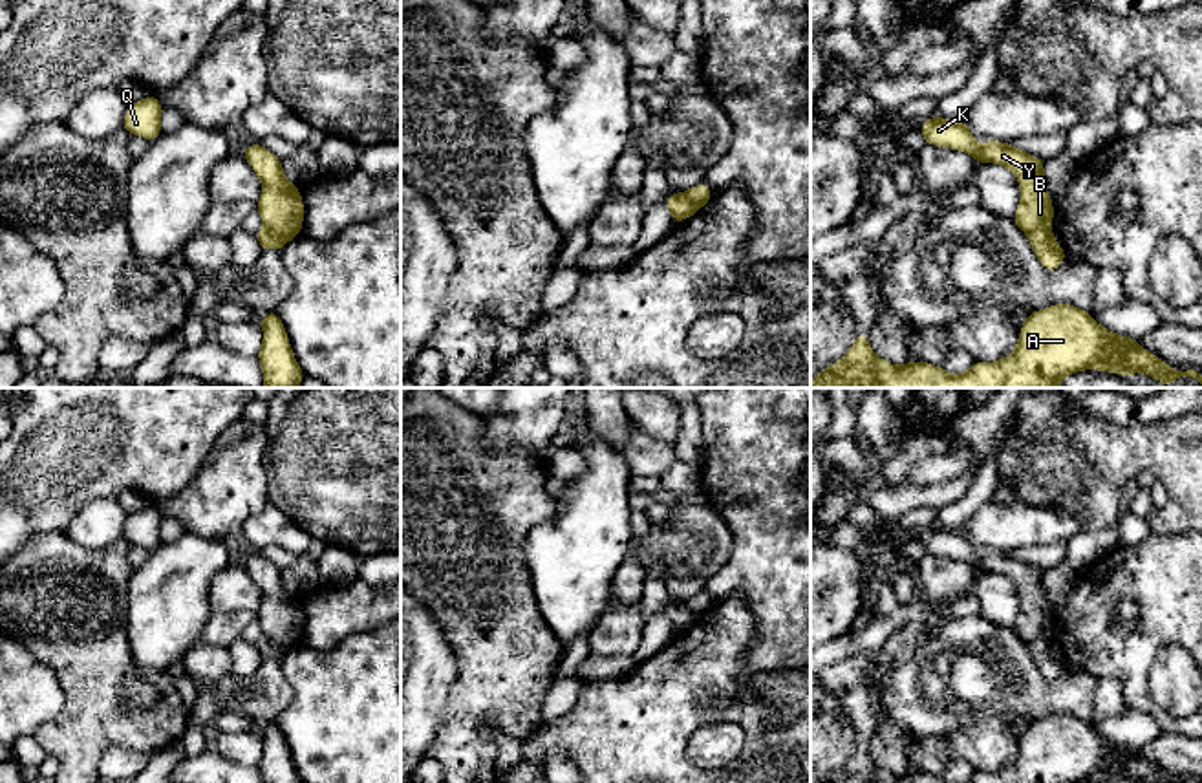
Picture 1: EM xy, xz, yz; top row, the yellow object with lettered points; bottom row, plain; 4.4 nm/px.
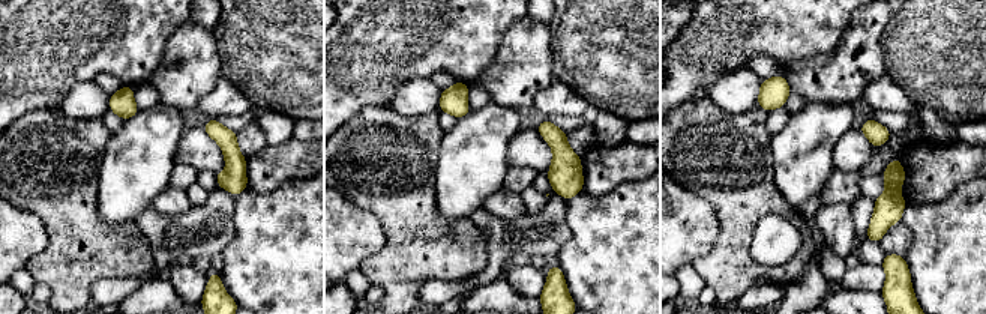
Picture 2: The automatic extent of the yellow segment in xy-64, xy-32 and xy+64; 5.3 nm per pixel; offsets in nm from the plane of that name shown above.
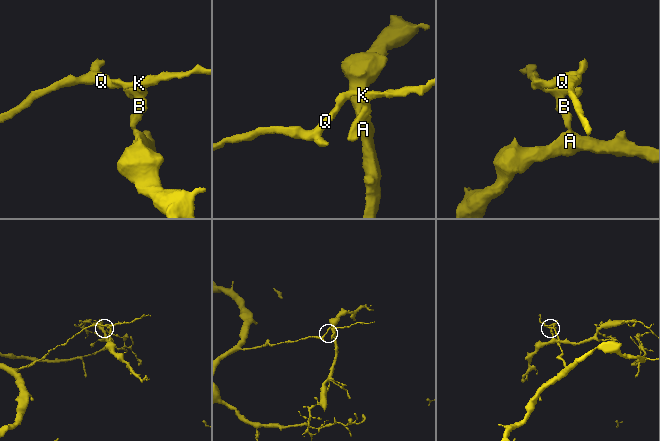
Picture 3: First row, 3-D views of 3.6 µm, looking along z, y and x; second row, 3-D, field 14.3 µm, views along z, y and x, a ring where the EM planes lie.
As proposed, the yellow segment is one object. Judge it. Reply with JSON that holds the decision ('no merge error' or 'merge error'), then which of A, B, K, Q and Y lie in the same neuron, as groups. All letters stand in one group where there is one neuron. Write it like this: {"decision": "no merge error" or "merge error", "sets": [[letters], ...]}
{"decision": "merge error", "sets": [["A"], ["B", "K", "Q", "Y"]]}

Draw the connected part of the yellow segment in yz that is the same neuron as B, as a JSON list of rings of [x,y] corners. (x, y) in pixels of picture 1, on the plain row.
[[[939,525],[922,532],[920,542],[926,549],[926,554],[962,560],[962,562],[968,562],[977,573],[997,573],[1010,578],[1017,585],[1019,596],[1021,596],[1021,613],[1012,627],[1014,633],[1026,646],[1030,646],[1037,638],[1048,638],[1048,640],[1052,638],[1054,615],[1045,596],[1045,584],[1043,584],[1045,571],[1043,569],[1028,565],[1017,560],[1015,556],[1012,556],[1010,552],[999,552],[999,551],[988,549],[988,552],[981,556],[975,552],[971,540],[968,538],[966,532],[951,532]]]

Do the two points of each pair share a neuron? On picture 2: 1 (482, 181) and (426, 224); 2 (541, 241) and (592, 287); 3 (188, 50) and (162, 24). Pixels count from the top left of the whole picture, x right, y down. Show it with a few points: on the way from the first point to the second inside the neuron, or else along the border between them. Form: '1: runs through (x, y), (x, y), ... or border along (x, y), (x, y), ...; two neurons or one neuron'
1: border along (434, 179), (437, 211), (453, 223), (468, 218); two neurons
2: border along (568, 221), (571, 239), (556, 254); two neurons
3: border along (189, 18), (168, 39), (164, 59), (158, 66); two neurons

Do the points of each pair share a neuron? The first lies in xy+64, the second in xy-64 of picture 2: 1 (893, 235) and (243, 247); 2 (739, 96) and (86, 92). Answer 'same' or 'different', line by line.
1: different
2: same

